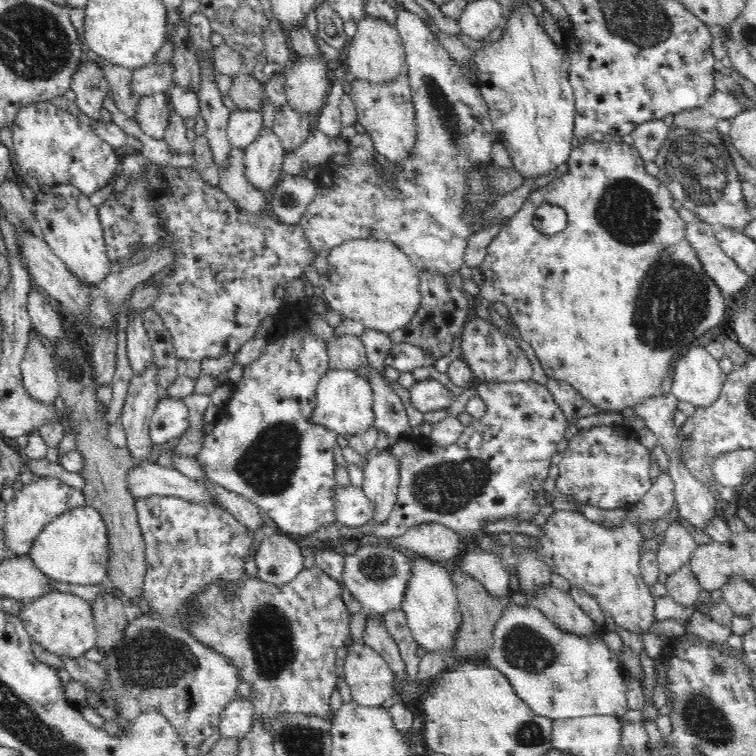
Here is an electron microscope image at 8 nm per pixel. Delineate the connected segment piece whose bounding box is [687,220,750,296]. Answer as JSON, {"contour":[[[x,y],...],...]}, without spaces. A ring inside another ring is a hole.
{"contour":[[[702,220],[688,223],[687,237],[699,254],[704,270],[726,296],[745,289],[750,275],[722,250],[711,224]]]}

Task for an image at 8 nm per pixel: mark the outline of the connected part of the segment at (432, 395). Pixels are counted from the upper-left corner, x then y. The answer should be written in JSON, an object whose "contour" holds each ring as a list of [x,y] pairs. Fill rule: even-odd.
{"contour":[[[432,378],[417,381],[409,391],[413,405],[421,412],[448,408],[456,398],[453,391]]]}

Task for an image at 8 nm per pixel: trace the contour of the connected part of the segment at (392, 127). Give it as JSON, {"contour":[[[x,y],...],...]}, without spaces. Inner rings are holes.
{"contour":[[[404,68],[404,77],[392,84],[366,84],[354,80],[349,96],[357,109],[357,121],[366,128],[368,135],[376,144],[376,149],[387,160],[400,160],[413,148],[416,141],[416,124],[413,123],[413,105],[406,80],[407,68]]]}

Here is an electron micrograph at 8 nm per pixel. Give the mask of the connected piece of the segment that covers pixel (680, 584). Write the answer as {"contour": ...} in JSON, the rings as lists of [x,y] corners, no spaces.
{"contour":[[[684,564],[676,573],[670,575],[665,583],[669,596],[681,606],[694,606],[698,603],[698,596],[702,586],[691,566]]]}

